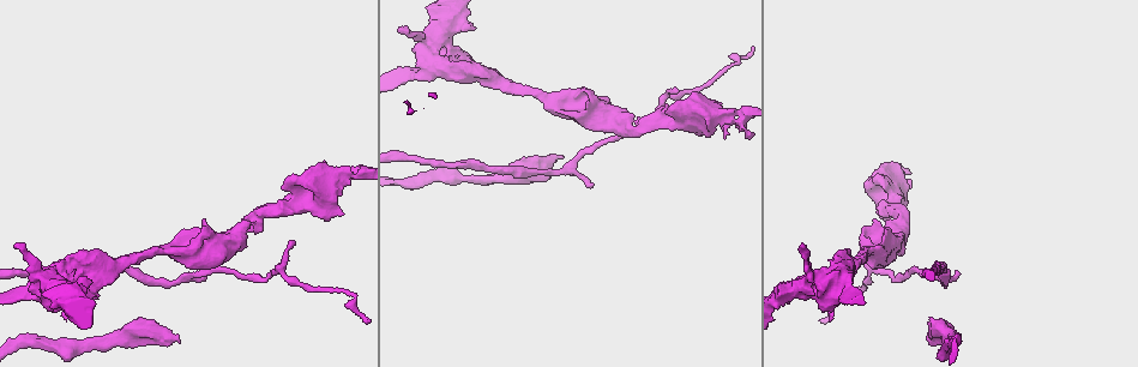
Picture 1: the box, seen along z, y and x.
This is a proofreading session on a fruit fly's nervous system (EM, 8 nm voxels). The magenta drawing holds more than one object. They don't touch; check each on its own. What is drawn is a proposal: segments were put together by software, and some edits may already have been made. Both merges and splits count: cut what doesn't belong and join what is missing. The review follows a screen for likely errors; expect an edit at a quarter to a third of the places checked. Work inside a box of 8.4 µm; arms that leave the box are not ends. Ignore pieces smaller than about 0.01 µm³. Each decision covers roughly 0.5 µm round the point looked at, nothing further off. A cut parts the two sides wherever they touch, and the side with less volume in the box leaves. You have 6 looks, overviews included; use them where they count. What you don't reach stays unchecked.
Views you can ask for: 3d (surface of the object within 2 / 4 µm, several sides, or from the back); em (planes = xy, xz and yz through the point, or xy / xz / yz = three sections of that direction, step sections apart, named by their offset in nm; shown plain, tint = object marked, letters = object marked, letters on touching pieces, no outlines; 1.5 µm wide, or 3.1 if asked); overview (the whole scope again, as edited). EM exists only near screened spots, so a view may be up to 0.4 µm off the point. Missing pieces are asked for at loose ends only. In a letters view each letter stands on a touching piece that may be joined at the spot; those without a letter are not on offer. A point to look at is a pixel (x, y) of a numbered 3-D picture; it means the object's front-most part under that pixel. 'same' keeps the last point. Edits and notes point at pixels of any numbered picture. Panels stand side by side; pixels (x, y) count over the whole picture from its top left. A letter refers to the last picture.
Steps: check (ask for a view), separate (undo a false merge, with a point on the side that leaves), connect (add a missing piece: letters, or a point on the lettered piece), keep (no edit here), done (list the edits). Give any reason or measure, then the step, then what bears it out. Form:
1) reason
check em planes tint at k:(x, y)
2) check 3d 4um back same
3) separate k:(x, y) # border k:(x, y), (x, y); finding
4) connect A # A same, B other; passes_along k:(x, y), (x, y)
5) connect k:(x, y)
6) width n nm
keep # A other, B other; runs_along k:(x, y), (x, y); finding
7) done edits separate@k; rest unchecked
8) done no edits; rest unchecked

free end
check em planes tint at 1:(803, 243)

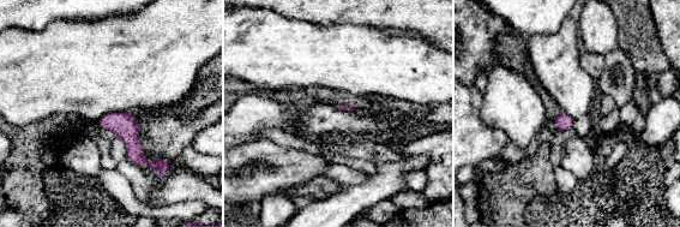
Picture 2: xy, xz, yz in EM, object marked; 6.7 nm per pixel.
check em planes letters same

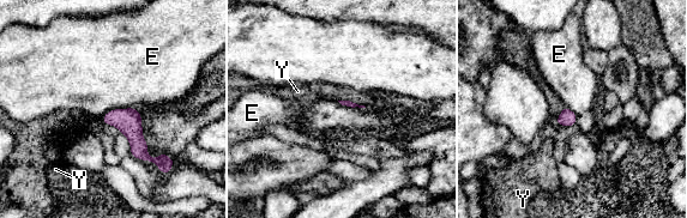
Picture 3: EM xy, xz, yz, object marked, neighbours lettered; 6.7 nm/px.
keep # E other, Y other; border 3:(134, 107), (110, 109), (101, 119); no lettered piece goes on from it

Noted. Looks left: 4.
thin end
check 3d 4um at 1:(958, 271)

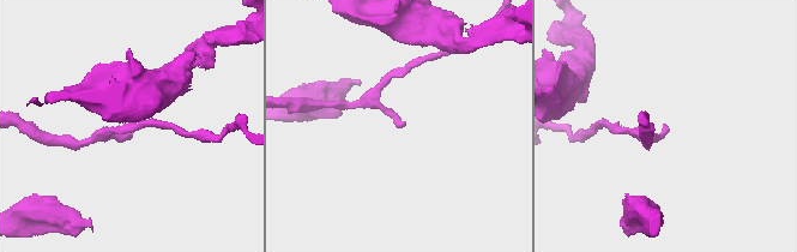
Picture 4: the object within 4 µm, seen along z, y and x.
check em planes tint at 4:(667, 125)

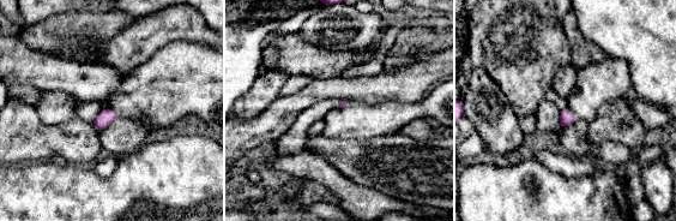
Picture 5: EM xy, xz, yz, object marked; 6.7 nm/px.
see the neighbours
check em planes letters same

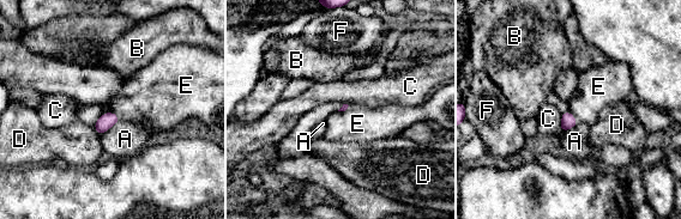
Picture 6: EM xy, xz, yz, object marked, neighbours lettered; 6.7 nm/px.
connect E # A other, B other, C other, D other, E same, F other; passes_along 6:(106, 121), (114, 113), (146, 96); the cell continues

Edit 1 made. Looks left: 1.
done edits connect@6; rest unchecked

